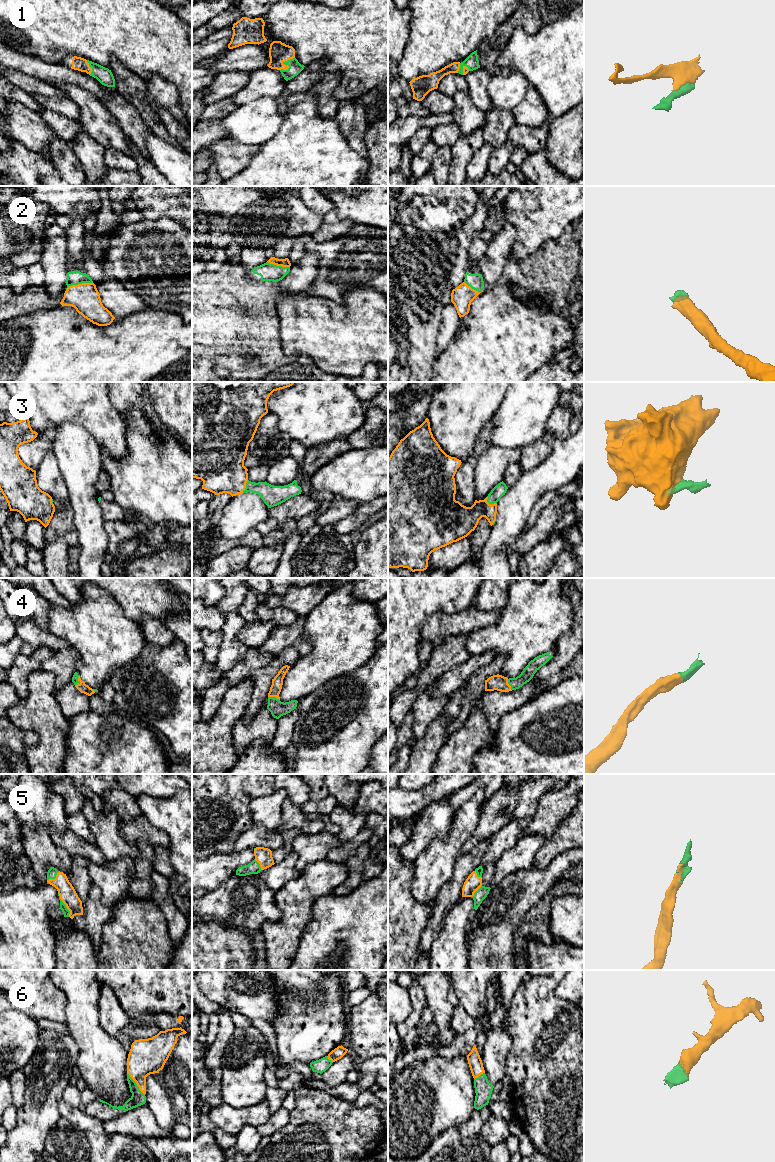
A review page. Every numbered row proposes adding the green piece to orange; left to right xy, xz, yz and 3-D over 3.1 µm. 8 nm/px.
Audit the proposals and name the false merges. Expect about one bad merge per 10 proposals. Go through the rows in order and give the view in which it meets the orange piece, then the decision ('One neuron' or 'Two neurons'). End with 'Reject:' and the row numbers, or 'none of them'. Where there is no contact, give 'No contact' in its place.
1: Touches orange in xz. One neuron
2: Touches orange in xy. One neuron
3: Touches orange in yz. One neuron
4: Touches orange in xy. One neuron
5: Touches orange in xy. One neuron
6: Touches orange in xy. One neuron
Reject: none of them

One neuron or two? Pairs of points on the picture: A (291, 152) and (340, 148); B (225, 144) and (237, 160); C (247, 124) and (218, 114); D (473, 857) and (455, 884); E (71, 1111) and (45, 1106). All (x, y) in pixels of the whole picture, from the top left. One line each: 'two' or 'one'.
A: one
B: one
C: two
D: one
E: two

